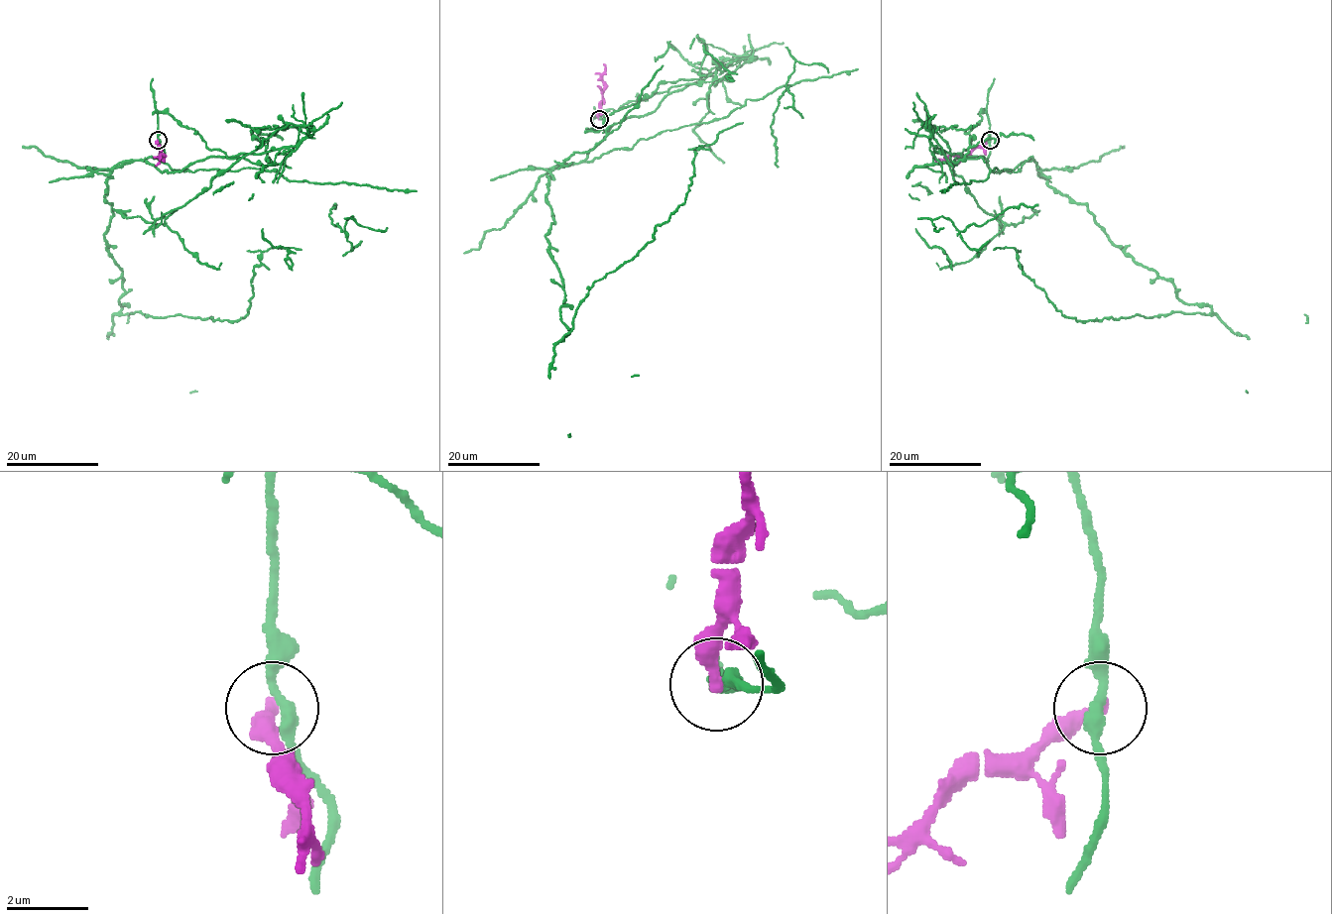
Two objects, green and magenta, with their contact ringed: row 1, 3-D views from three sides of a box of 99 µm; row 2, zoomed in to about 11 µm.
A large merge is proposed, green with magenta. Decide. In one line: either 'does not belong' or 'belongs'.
does not belong

